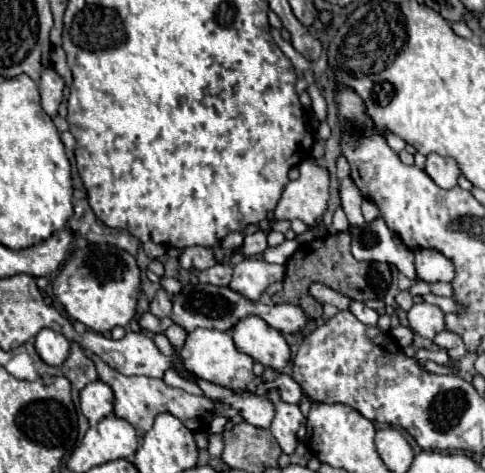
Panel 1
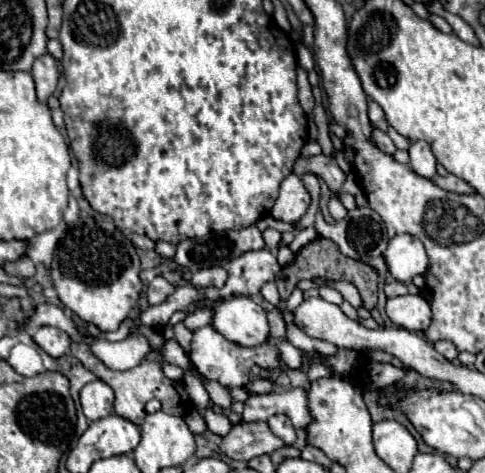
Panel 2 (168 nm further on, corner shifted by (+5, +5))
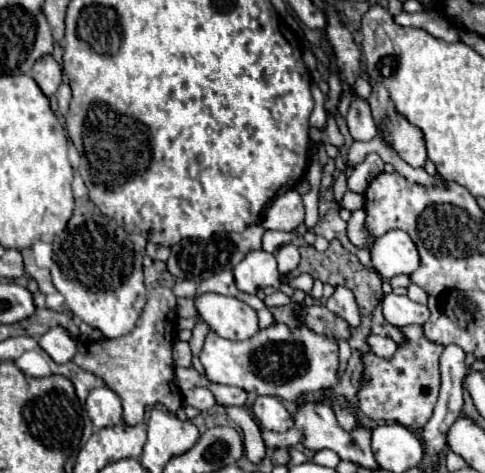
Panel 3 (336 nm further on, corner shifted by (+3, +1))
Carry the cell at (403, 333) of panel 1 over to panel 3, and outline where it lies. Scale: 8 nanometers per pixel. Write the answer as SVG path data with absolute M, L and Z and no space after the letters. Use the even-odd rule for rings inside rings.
M337 286L337 288L335 288L335 294L327 300L325 306L327 306L331 312L343 316L353 328L359 328L359 326L361 326L361 316L359 316L359 310L357 310L353 292L351 292L349 288Z

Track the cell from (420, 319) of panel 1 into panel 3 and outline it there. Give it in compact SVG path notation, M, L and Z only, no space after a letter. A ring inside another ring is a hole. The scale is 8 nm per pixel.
M387 294L381 304L383 304L385 320L397 328L411 324L423 326L429 320L429 308L419 302L413 302L409 296Z

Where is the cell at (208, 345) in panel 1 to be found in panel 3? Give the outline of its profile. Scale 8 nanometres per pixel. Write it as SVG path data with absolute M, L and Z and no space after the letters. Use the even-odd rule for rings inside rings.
M273 322L269 328L259 330L253 338L231 342L209 330L199 360L205 374L215 384L239 386L247 392L255 390L265 396L281 396L285 400L303 400L311 392L337 386L339 348L335 340L311 332L305 324L289 330L285 324Z

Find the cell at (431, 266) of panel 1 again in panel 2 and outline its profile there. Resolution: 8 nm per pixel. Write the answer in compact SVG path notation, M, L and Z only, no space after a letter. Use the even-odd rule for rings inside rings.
M409 234L393 236L383 252L383 258L387 262L389 274L399 282L409 282L415 274L423 274L429 260L423 244Z

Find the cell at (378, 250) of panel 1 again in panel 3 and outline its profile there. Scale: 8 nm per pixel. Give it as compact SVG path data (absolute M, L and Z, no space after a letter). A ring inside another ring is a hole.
M355 210L351 214L351 220L347 222L347 236L351 244L357 248L371 248L371 244L375 242L375 236L367 230L365 222L367 222L365 210Z

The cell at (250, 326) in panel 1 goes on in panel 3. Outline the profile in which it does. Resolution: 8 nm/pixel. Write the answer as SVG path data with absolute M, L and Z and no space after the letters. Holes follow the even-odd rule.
M211 292L197 296L195 306L209 328L221 338L247 340L259 332L257 312L243 300Z

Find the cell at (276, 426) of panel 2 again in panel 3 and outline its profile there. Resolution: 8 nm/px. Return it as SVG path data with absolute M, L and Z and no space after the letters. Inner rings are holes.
M259 396L253 404L253 412L255 412L255 420L261 422L263 428L271 432L285 432L293 426L291 414L273 396Z

